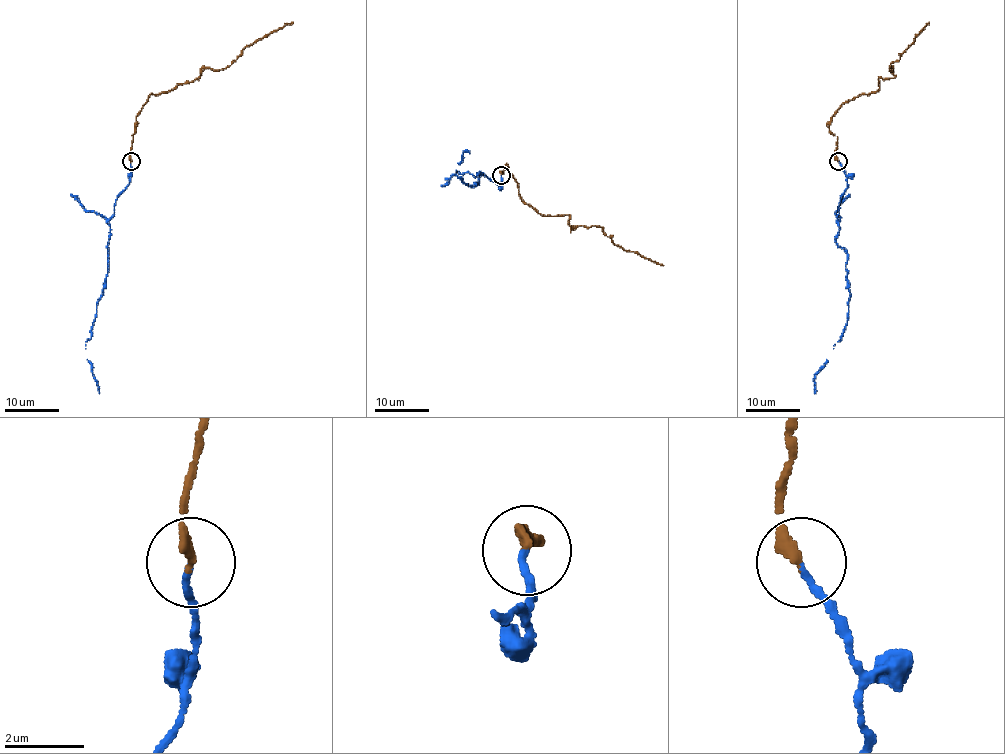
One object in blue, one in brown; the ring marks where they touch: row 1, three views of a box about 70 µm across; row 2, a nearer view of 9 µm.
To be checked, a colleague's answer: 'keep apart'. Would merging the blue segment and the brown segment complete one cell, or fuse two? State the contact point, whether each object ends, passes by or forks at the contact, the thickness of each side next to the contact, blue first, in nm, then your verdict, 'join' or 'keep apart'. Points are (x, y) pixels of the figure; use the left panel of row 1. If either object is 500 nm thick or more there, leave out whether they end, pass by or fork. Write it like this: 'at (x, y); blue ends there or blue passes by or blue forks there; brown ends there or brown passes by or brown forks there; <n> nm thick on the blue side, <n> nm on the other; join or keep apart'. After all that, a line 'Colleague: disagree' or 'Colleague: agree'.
at (131, 161); blue ends there; brown ends there; 150 nm thick on the blue side, 260 nm on the other; join
Colleague: disagree

